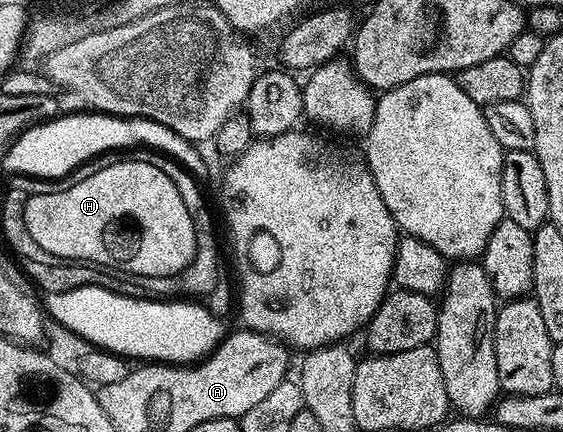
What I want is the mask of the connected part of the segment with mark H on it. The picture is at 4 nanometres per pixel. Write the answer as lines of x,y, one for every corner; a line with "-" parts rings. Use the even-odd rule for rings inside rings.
127,157
120,158
119,163
110,165
107,169
102,169
93,177
78,182
77,185
73,185
73,189
62,190
61,193
41,193
40,195
30,196
25,205
25,225
33,236
33,241
37,241
37,245
41,245
41,249
45,249
45,253
53,253
56,260
82,261
100,267
112,267
115,271
122,271
124,275
140,275
141,277
176,275
181,273
193,261
197,249
193,218
189,217
189,212
185,209
185,204
181,201
177,187
170,180
168,172
162,166
149,165
145,161
131,161

